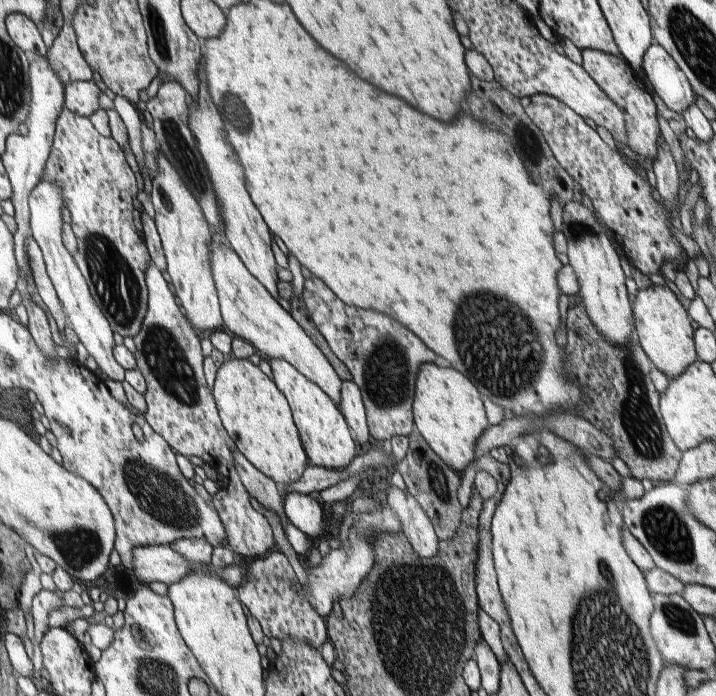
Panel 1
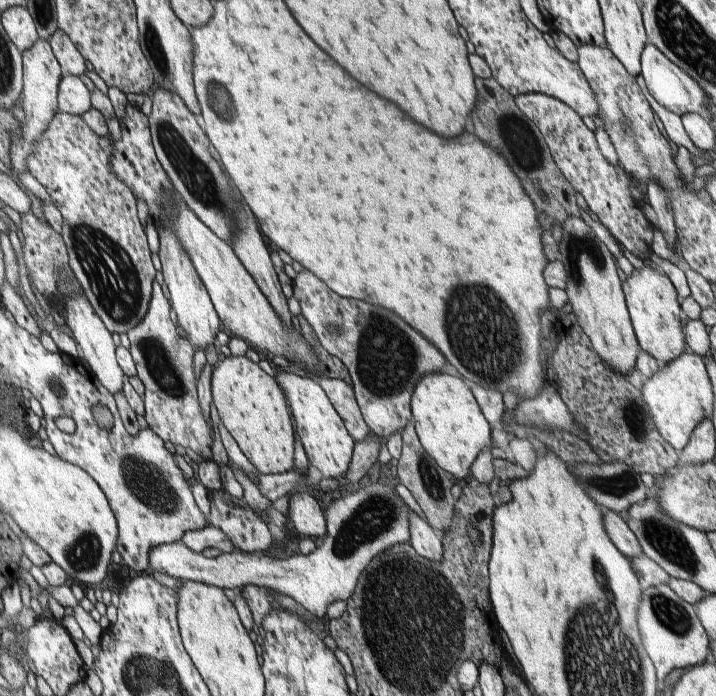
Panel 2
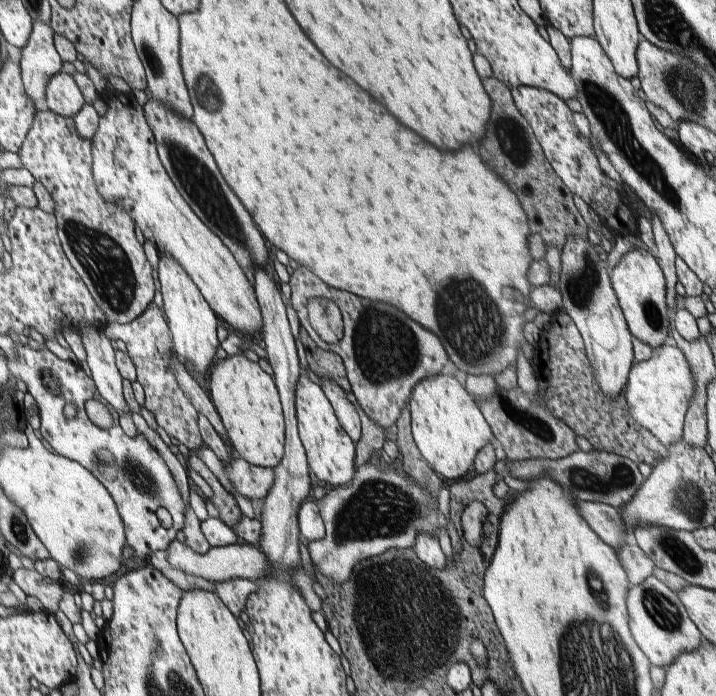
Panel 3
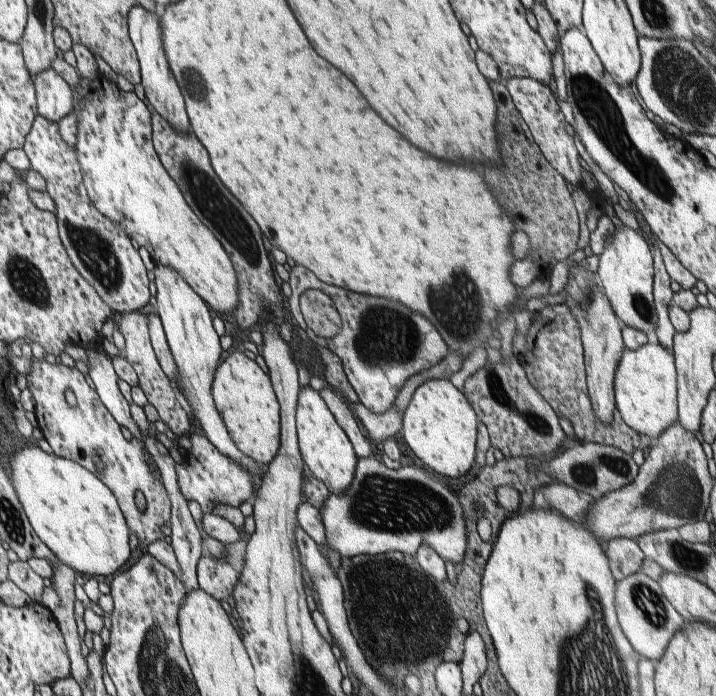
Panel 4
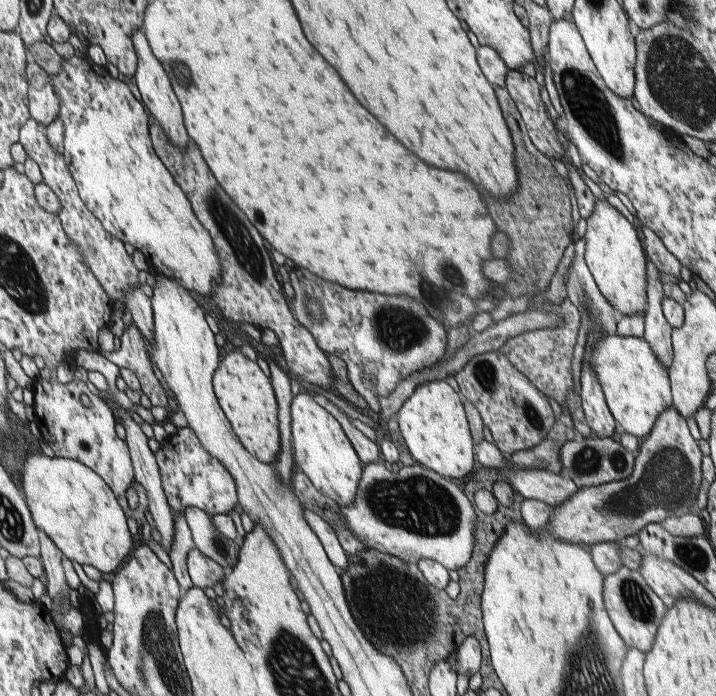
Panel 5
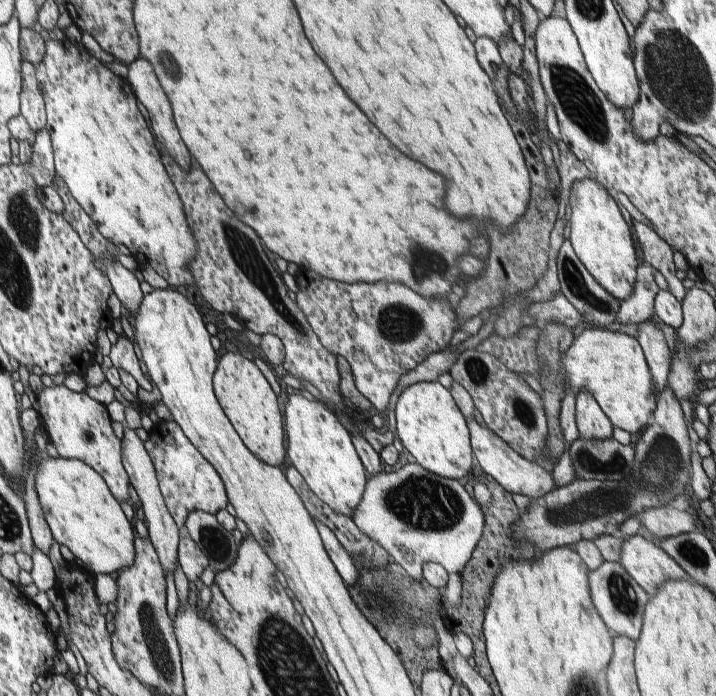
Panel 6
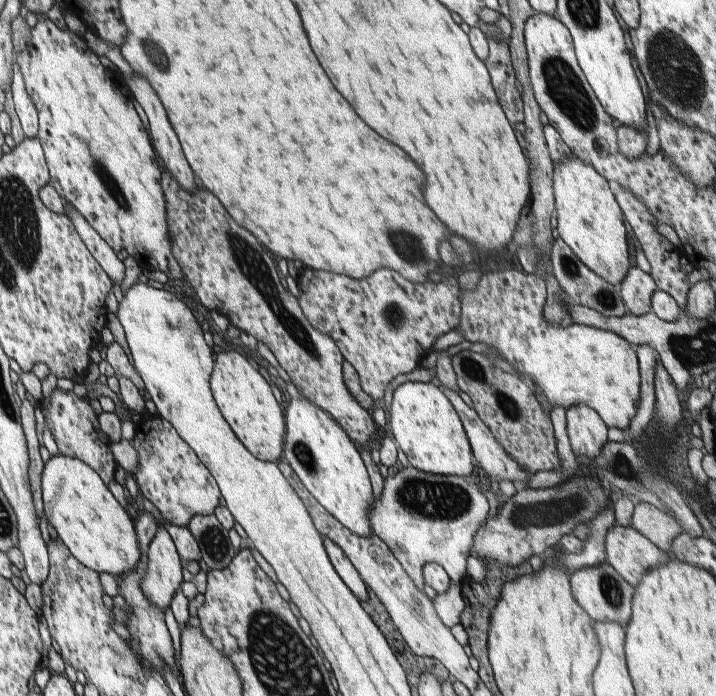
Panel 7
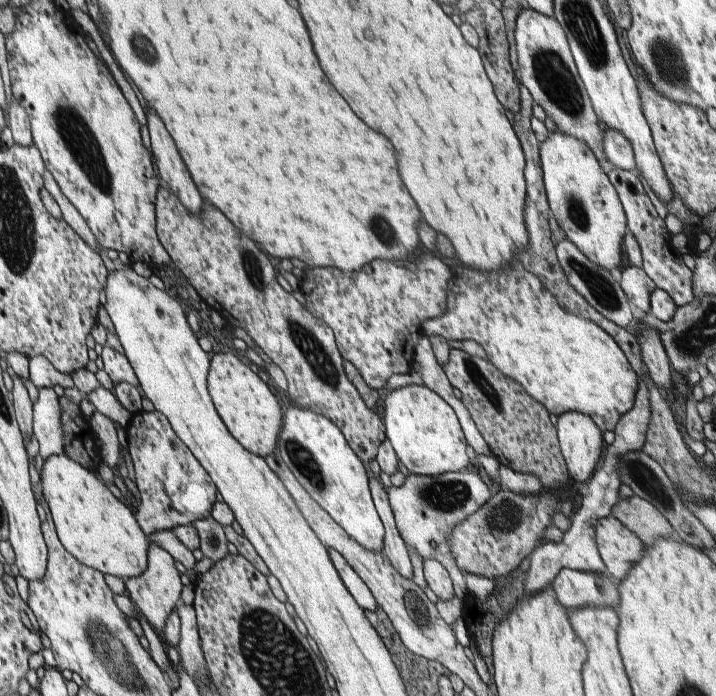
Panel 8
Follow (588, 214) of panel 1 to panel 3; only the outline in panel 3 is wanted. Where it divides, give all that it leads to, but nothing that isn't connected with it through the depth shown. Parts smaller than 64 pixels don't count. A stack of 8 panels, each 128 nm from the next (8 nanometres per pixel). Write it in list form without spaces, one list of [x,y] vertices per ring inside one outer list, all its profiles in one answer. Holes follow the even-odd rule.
[[[568,235],[561,250],[562,270],[559,273],[559,291],[563,298],[564,312],[574,321],[585,342],[585,349],[600,388],[610,396],[618,396],[625,390],[629,372],[632,365],[636,363],[633,351],[634,336],[628,328],[622,307],[613,289],[610,280],[611,270],[606,267],[605,255],[602,246],[593,244],[587,236],[584,238],[580,235]]]

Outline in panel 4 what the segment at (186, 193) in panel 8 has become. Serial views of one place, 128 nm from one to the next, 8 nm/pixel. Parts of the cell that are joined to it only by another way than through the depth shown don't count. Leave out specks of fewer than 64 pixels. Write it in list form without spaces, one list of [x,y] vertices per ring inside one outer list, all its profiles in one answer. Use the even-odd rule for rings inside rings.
[[[133,6],[128,13],[127,23],[129,37],[137,52],[140,65],[141,84],[145,90],[145,99],[151,104],[152,110],[167,121],[179,133],[190,132],[190,122],[188,122],[188,109],[185,105],[185,97],[181,92],[181,87],[177,83],[173,69],[169,67],[169,59],[165,53],[165,41],[161,27],[161,18],[147,8]]]

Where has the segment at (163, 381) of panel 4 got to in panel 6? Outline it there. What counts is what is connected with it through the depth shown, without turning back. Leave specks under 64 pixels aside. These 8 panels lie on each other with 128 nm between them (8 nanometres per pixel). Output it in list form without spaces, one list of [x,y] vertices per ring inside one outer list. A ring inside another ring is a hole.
[[[125,336],[120,338],[116,344],[112,345],[110,351],[110,360],[114,367],[132,374],[138,386],[150,392],[154,388],[153,384],[148,380],[148,376],[142,372],[142,364],[140,358],[136,356],[134,344]]]

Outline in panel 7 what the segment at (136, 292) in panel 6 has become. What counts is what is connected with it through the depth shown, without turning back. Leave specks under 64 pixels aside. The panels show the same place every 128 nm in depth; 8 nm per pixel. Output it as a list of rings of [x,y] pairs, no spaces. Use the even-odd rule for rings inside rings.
[[[66,203],[65,213],[73,221],[74,228],[80,233],[82,240],[96,257],[98,264],[101,264],[109,276],[114,278],[116,284],[121,284],[126,268],[124,268],[123,261],[116,256],[115,250],[106,244],[106,241],[84,220],[84,216],[74,206]]]

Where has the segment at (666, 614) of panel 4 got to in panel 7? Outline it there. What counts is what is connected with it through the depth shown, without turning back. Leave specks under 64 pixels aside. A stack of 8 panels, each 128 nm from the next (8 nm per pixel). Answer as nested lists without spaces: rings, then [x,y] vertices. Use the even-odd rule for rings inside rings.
[[[608,561],[600,566],[582,568],[571,573],[570,590],[572,590],[574,600],[580,604],[580,608],[586,611],[593,621],[616,622],[624,628],[630,622],[634,587],[623,580],[622,576],[618,575],[618,572],[608,564]]]

